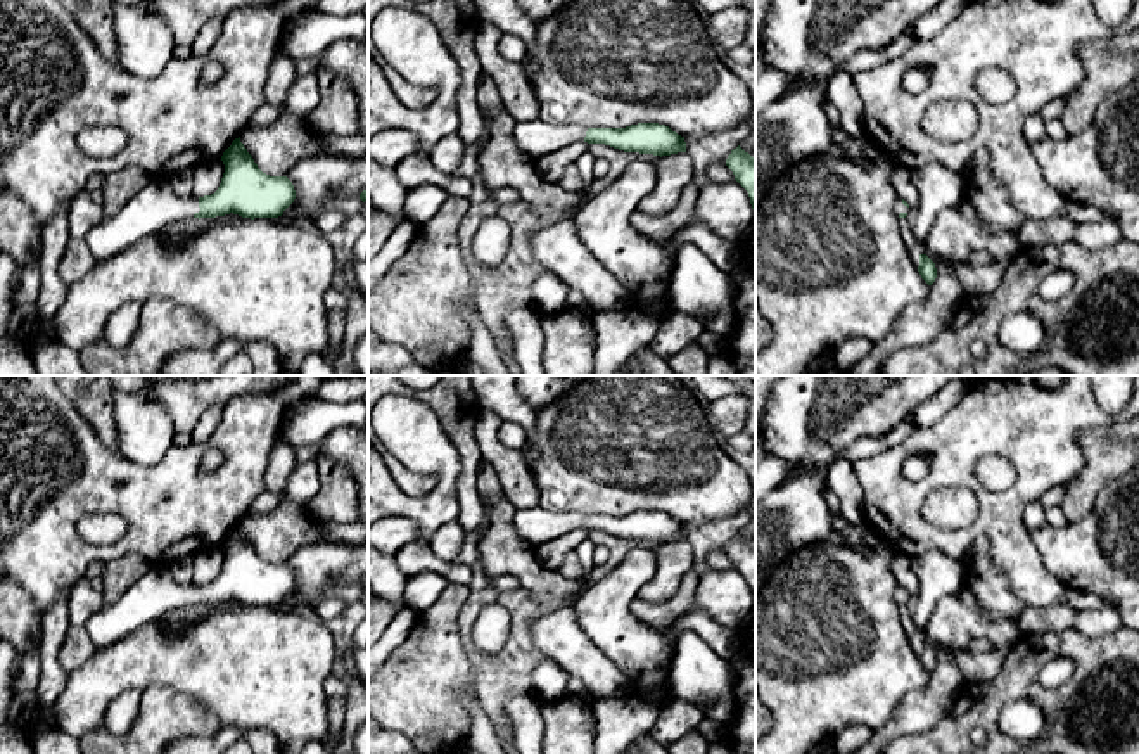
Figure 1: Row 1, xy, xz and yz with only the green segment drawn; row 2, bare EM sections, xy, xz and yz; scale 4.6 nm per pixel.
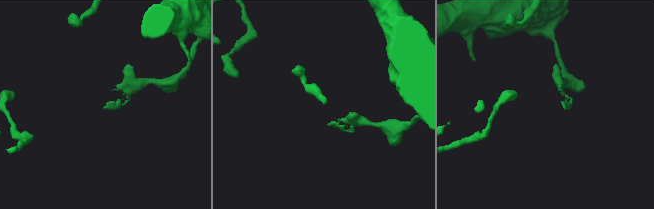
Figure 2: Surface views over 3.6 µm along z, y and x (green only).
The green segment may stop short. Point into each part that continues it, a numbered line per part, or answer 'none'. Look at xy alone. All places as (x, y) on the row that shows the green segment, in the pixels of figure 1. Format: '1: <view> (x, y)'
1: xy (152, 210)

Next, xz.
1: xz (538, 139)

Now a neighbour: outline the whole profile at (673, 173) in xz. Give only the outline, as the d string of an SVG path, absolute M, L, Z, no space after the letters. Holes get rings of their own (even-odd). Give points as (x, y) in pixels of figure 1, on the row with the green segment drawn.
M686 152L662 156L655 164L655 185L641 199L638 209L646 214L667 213L693 175L695 164Z

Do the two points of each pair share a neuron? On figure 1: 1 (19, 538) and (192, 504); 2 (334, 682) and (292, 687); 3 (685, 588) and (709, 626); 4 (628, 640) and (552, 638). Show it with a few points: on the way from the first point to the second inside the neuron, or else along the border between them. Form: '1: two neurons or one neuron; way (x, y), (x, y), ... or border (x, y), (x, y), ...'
1: one neuron; way (63, 498), (149, 498)
2: two neurons; border (332, 673), (324, 683), (325, 697)
3: two neurons; border (688, 611), (671, 628)
4: two neurons; border (586, 635), (617, 666)

